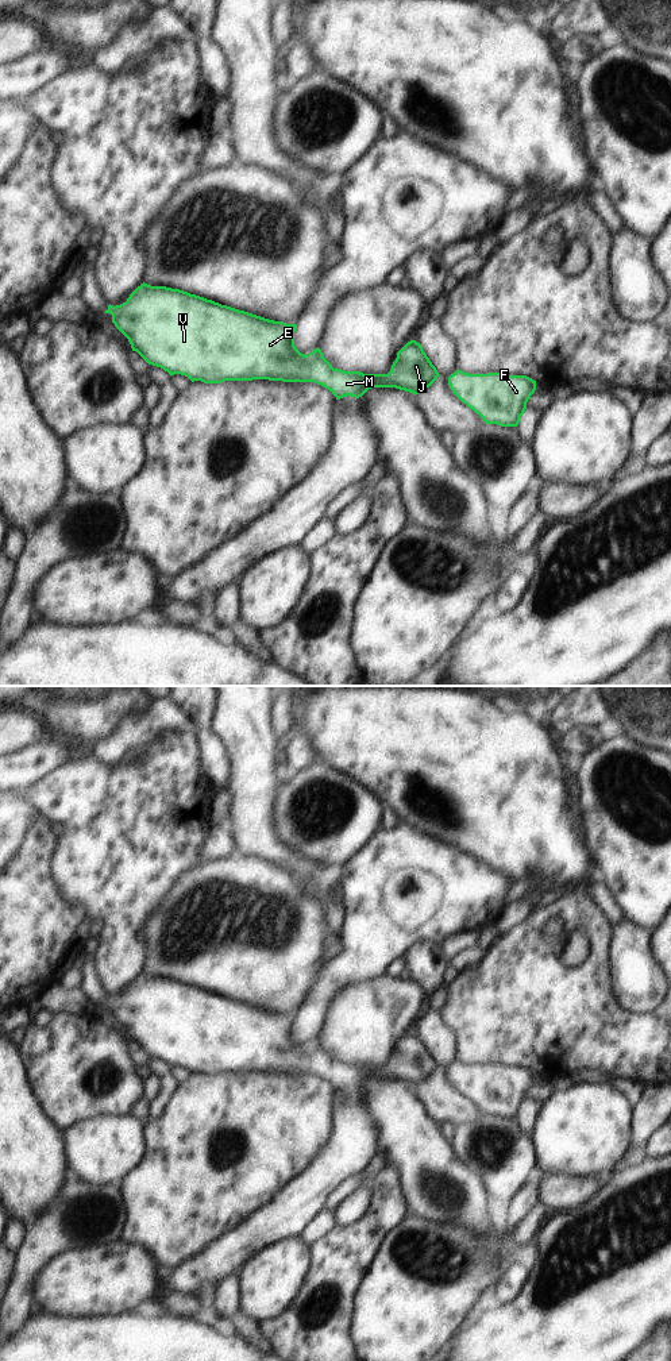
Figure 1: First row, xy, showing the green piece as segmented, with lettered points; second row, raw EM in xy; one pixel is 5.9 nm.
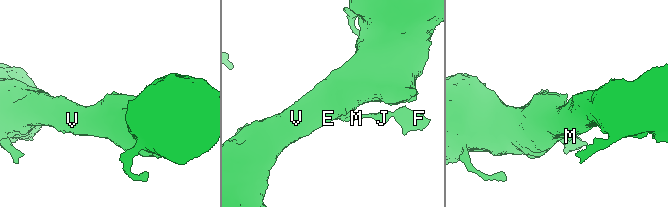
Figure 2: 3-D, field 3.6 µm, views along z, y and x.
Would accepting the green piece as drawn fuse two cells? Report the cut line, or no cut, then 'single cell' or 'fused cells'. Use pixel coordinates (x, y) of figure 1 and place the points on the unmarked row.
no cut | single cell

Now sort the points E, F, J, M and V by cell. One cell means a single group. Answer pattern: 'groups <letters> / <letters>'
groups E F J M V

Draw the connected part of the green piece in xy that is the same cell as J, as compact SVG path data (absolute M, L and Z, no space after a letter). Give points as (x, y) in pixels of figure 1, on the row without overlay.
M142 975L120 996L108 996L115 1018L128 1030L149 1056L181 1065L192 1073L269 1071L282 1073L315 1073L328 1080L336 1091L362 1088L371 1079L396 1079L421 1084L440 1067L420 1034L408 1033L398 1044L387 1065L363 1065L333 1060L317 1038L304 1046L294 1037L297 1015L269 1011L244 1002L180 980Z

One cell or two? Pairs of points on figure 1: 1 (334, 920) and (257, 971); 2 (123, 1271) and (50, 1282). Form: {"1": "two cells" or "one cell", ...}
{"1": "two cells", "2": "one cell"}

